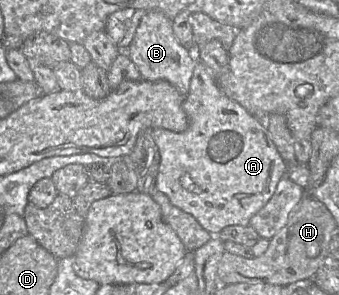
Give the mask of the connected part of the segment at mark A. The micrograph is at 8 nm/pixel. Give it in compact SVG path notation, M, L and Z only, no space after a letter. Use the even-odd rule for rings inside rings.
M197 60L193 75L190 81L189 93L182 102L182 108L187 115L189 127L183 132L174 132L164 128L156 128L152 131L153 139L158 147L160 154L159 171L156 178L156 188L164 193L171 203L182 211L192 215L198 223L213 236L218 236L219 233L228 226L250 225L250 220L262 207L264 207L274 194L277 185L282 177L287 176L288 165L279 154L270 134L266 128L266 124L250 114L238 102L227 97L217 85L217 82L212 76L210 69L200 60Z

